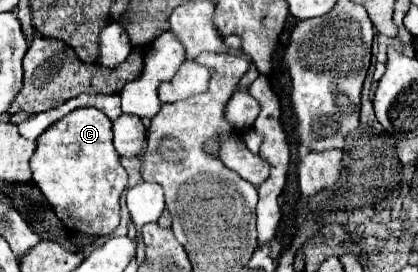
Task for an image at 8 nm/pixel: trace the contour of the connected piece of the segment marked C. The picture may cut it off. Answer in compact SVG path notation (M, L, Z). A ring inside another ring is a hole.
M76 108L44 130L30 168L34 184L68 230L106 236L118 226L118 200L126 190L128 176L112 146L112 122L98 108Z

